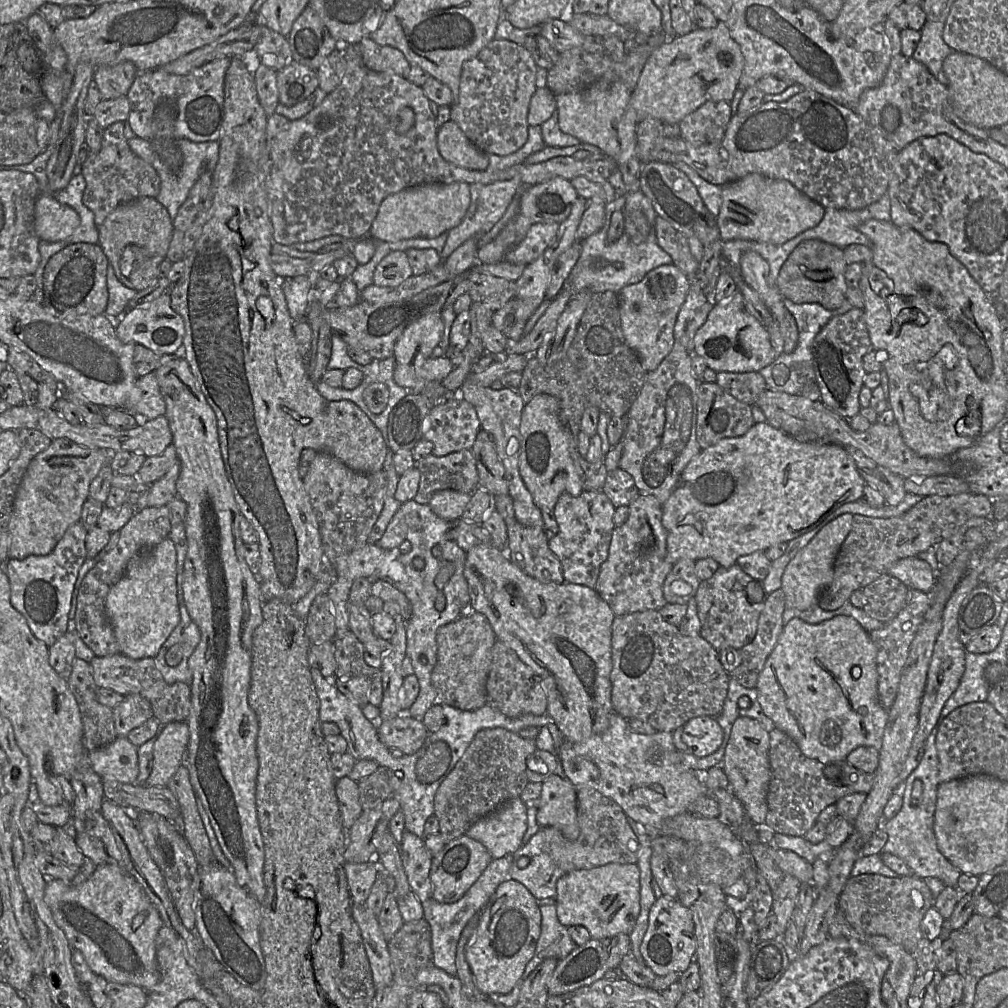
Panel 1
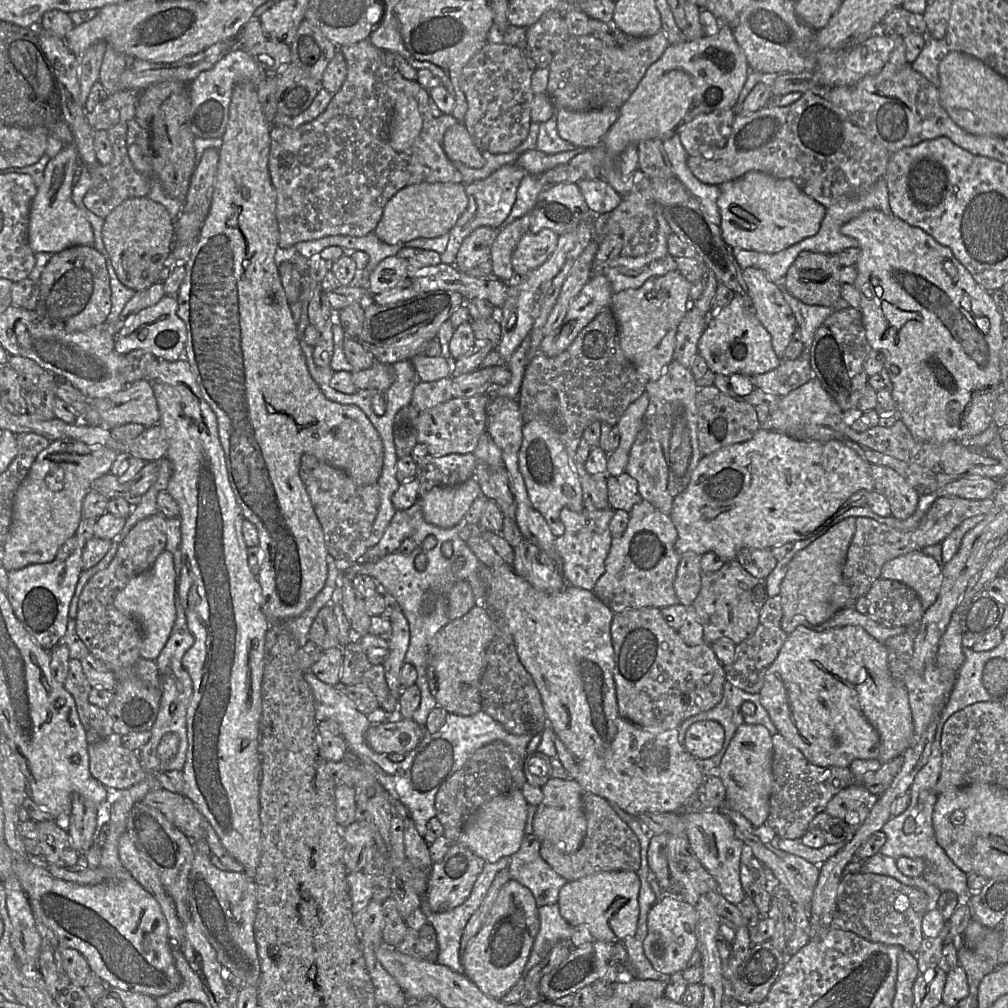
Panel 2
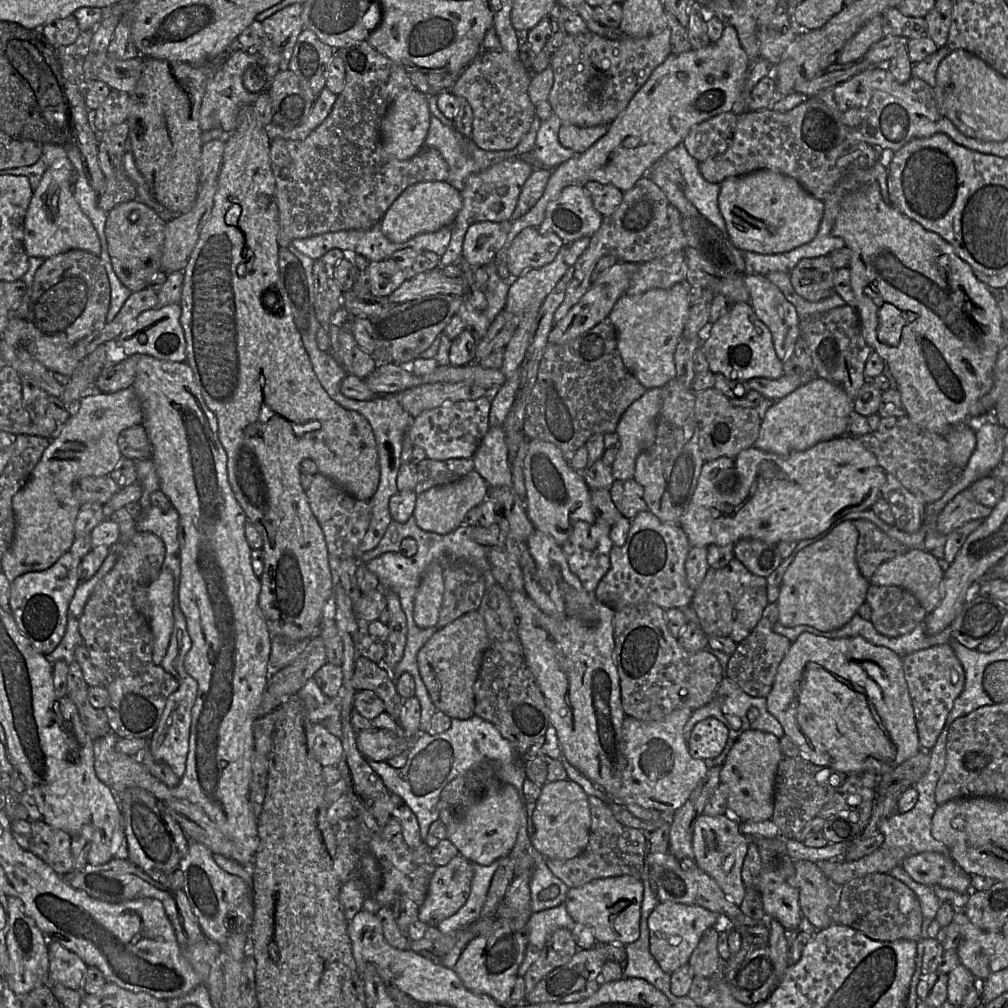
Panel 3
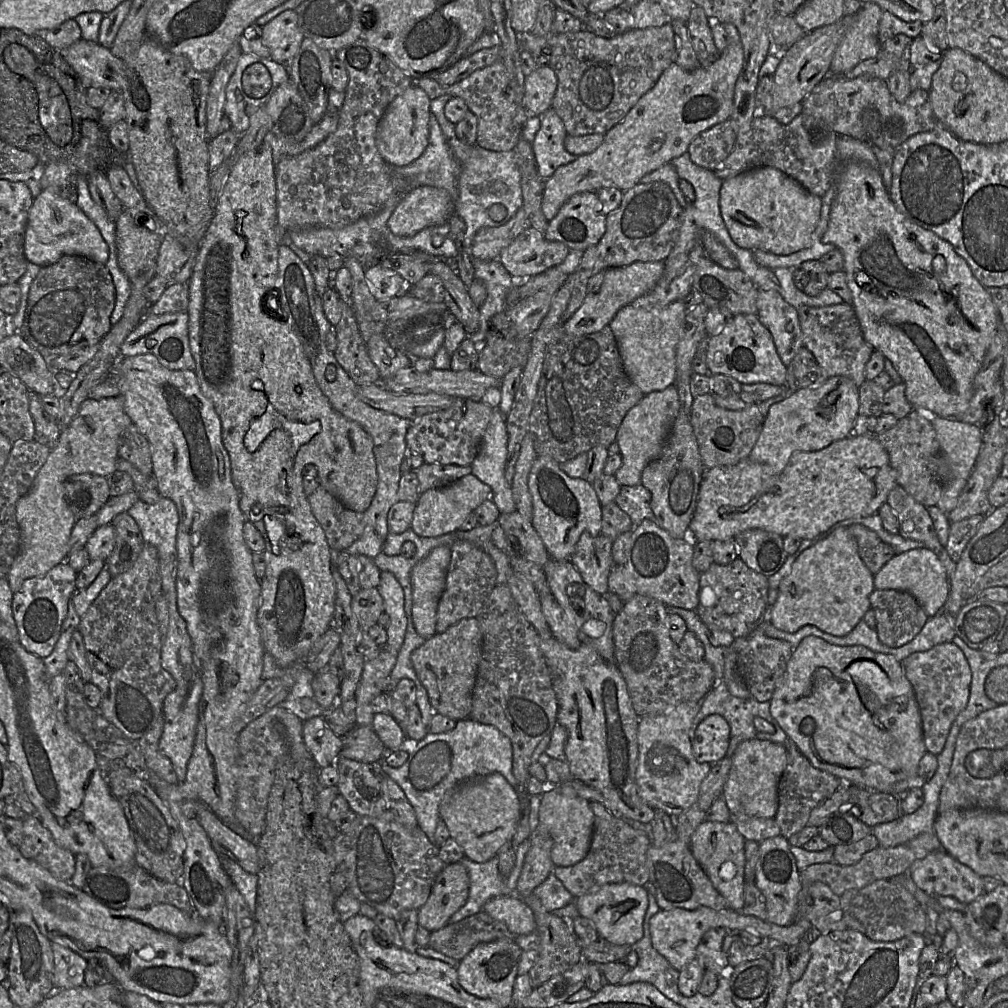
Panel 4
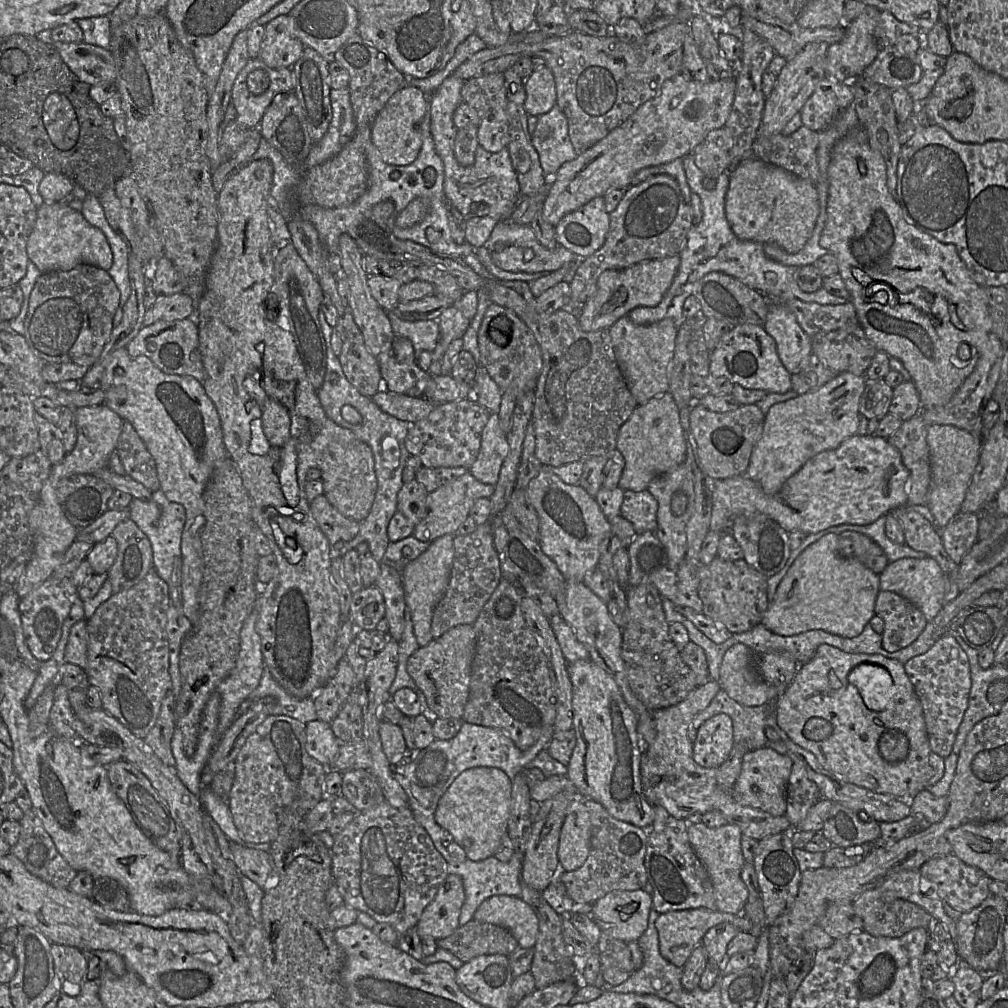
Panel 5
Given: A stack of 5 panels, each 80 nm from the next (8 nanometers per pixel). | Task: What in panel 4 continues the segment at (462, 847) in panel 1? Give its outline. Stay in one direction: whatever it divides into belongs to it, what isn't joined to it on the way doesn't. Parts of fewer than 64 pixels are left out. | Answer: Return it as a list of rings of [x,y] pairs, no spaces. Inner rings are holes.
[[[461,862],[446,865],[436,877],[426,903],[418,910],[419,926],[430,932],[446,925],[468,900],[470,879]]]

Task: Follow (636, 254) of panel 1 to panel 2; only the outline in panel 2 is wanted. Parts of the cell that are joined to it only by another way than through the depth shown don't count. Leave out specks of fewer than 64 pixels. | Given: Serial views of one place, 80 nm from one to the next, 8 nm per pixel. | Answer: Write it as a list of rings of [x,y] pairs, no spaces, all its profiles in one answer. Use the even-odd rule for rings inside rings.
[[[658,202],[655,205],[655,216],[658,232],[654,250],[638,257],[620,255],[605,262],[594,259],[592,277],[597,274],[605,275],[611,283],[614,294],[626,289],[640,288],[651,277],[678,270],[678,265],[667,247],[667,238],[672,230]]]

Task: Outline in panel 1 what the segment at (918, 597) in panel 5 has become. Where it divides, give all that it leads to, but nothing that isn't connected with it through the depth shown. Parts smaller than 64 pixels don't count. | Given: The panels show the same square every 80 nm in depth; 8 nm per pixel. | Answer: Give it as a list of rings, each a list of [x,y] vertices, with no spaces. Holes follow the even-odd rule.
[[[918,556],[898,560],[889,568],[887,574],[902,581],[910,590],[926,593],[934,589],[937,580],[937,574],[930,565]]]

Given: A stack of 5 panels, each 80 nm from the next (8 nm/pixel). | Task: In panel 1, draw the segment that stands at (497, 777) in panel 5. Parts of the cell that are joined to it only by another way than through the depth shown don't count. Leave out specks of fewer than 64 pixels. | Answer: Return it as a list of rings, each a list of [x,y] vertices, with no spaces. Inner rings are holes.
[[[516,797],[478,820],[465,834],[483,844],[493,859],[513,855],[523,845],[528,827],[527,811],[521,797]]]

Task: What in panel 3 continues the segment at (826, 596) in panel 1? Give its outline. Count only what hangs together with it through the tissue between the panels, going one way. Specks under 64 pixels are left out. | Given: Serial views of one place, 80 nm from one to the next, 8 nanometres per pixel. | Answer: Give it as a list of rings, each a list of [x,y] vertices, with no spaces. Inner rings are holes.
[[[970,488],[956,494],[937,515],[937,530],[948,535],[963,524],[987,518],[993,508],[976,501]],[[857,519],[853,523],[859,533],[855,552],[857,566],[868,581],[882,563],[908,550],[868,520]]]

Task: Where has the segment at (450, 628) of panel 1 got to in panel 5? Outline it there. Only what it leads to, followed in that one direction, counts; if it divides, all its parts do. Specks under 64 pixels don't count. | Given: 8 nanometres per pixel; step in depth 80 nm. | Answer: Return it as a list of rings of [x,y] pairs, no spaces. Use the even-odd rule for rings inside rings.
[[[471,624],[457,625],[426,646],[419,647],[407,661],[407,671],[423,691],[430,709],[440,718],[461,719],[469,696],[470,667],[475,653],[476,632]]]

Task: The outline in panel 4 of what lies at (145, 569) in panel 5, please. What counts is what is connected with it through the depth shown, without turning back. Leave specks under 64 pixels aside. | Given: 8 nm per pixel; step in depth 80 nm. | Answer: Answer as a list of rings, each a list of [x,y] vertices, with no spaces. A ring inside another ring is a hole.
[[[128,512],[118,514],[111,522],[115,530],[115,546],[106,560],[111,578],[129,570],[144,546],[136,521]]]

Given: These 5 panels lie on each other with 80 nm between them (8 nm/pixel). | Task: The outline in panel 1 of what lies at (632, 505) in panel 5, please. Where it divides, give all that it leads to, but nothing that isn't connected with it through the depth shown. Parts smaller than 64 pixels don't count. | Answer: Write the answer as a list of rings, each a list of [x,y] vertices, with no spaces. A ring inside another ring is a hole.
[[[620,467],[608,471],[602,492],[615,508],[629,506],[640,495],[633,477]]]

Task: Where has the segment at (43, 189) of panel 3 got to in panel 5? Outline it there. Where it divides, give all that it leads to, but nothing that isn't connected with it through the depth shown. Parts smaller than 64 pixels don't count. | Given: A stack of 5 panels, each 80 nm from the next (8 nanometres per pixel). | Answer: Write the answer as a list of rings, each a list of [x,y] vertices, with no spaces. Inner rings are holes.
[[[43,203],[37,208],[35,225],[30,233],[26,252],[41,273],[68,271],[79,264],[90,264],[103,270],[112,266],[112,251],[105,235],[90,225],[83,215],[69,206],[69,203]]]

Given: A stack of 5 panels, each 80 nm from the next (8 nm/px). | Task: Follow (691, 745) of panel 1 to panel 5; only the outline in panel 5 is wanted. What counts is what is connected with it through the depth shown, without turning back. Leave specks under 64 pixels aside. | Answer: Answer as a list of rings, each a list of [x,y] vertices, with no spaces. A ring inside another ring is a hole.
[[[720,713],[699,727],[693,742],[693,759],[703,767],[717,769],[727,760],[734,746],[732,719]]]

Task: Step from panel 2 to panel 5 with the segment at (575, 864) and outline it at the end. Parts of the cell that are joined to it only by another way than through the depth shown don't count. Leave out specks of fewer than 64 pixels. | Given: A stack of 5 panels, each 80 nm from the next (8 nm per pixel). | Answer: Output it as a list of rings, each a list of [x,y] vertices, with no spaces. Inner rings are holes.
[[[584,800],[590,814],[590,852],[584,864],[570,872],[560,872],[557,880],[565,887],[567,895],[576,904],[593,904],[612,891],[635,891],[647,883],[645,869],[648,835],[644,829],[618,820],[598,802]]]

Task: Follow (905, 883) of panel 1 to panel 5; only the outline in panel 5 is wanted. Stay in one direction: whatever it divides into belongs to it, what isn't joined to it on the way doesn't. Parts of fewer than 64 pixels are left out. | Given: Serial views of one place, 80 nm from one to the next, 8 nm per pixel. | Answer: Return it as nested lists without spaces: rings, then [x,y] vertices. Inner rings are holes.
[[[879,887],[863,892],[851,905],[863,921],[863,931],[877,937],[898,938],[915,928],[930,928],[934,922],[922,907],[891,893],[884,893]]]

